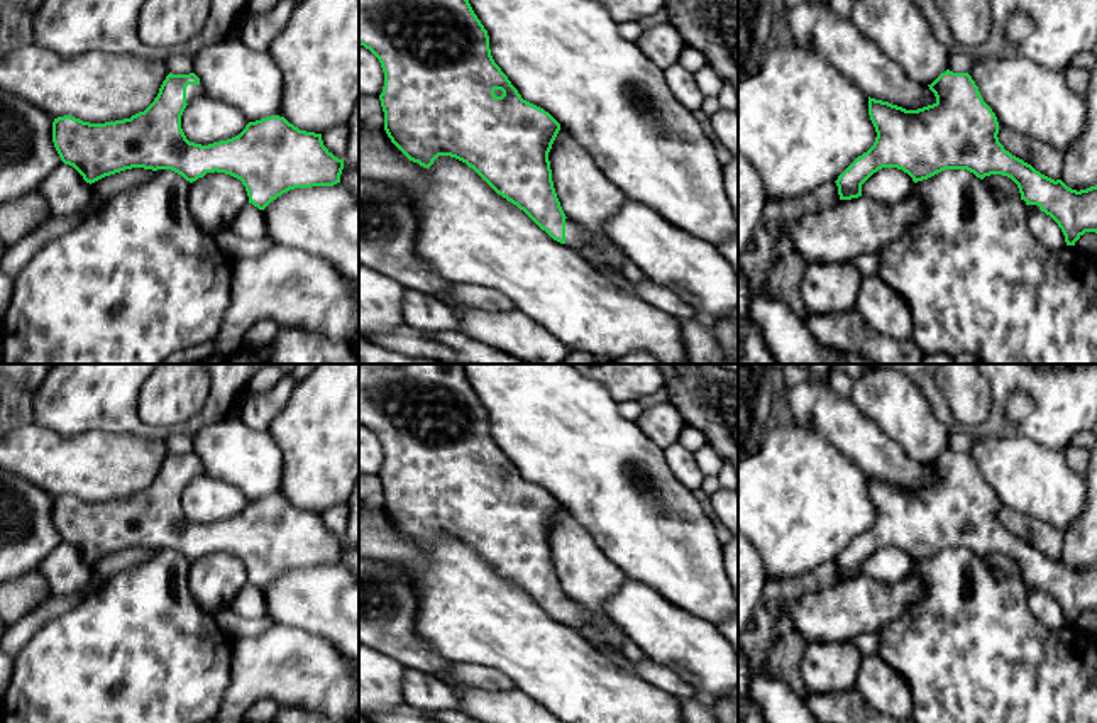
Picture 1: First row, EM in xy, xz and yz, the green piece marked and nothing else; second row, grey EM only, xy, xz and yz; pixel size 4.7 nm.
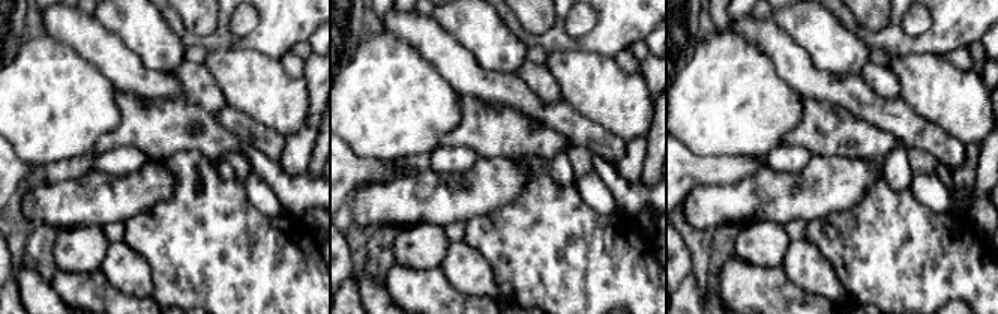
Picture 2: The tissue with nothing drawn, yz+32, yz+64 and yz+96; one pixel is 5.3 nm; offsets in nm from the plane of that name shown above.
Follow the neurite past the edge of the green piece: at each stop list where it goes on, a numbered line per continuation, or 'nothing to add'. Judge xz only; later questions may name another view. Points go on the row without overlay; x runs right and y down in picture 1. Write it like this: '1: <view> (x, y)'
1: xz (576, 617)

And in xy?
1: xy (193, 471)

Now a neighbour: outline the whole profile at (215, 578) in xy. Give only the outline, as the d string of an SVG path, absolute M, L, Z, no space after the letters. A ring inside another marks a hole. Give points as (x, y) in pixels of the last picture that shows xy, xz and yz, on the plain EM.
M207 552L190 562L188 586L200 608L212 616L229 608L247 582L245 566L230 554Z

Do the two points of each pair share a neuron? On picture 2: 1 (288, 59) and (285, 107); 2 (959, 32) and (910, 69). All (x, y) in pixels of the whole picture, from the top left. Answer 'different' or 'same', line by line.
1: different
2: different

